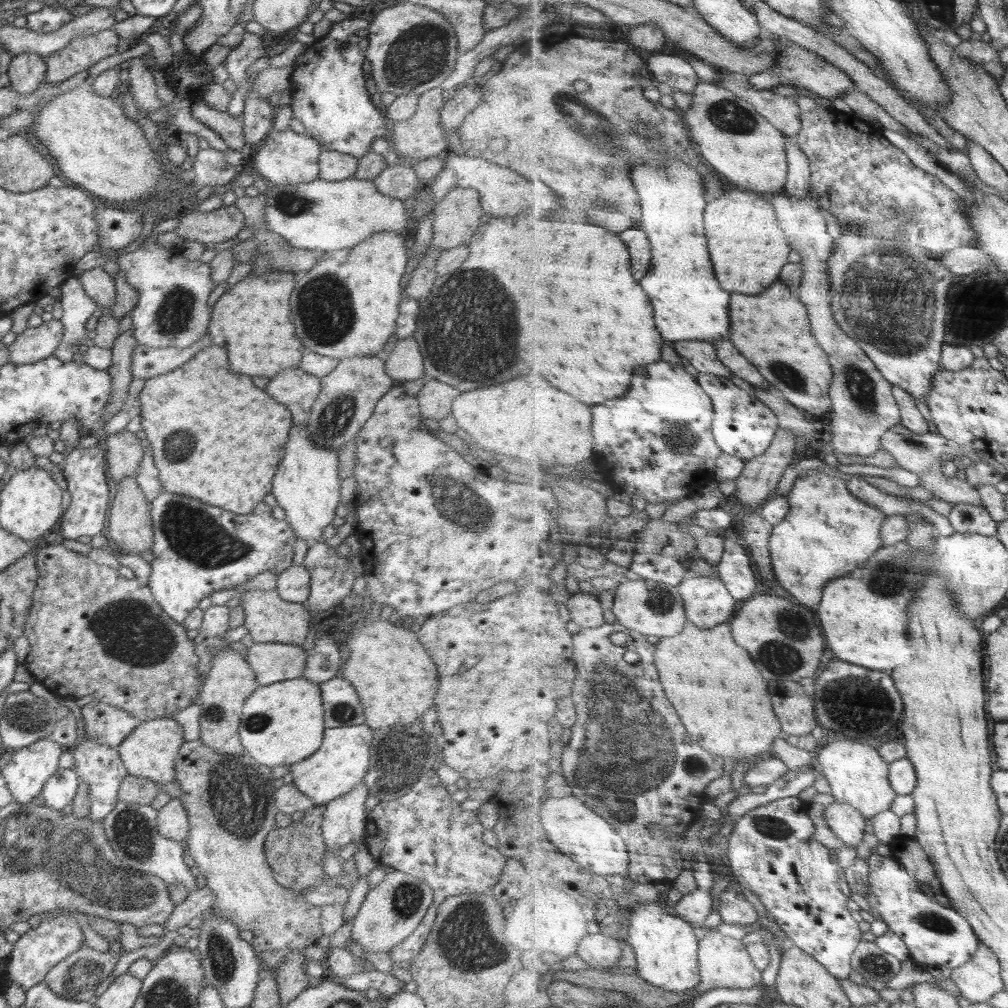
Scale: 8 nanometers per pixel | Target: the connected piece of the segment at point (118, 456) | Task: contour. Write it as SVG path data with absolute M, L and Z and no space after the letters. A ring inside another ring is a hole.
M127 429L113 435L101 435L101 438L101 445L106 451L106 467L112 476L112 481L117 484L125 476L135 478L143 457L140 439Z

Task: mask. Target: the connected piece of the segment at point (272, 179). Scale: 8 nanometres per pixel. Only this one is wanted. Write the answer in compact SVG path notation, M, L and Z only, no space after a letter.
M293 129L269 130L262 145L255 149L252 161L256 165L258 175L274 186L292 186L294 184L310 184L319 179L319 143L308 136L296 134Z

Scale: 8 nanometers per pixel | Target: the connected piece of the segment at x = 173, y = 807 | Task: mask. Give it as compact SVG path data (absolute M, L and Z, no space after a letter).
M179 798L170 799L165 806L159 809L157 827L162 836L186 842L190 832L190 823L188 813Z

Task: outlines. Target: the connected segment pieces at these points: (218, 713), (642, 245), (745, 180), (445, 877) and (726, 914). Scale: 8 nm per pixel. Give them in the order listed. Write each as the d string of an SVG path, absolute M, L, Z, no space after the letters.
M229 647L216 656L216 662L212 664L208 672L208 680L204 682L202 690L196 703L201 708L199 723L201 726L200 740L212 748L212 751L220 754L240 755L245 753L242 746L238 727L243 706L248 699L259 688L256 674L250 665L240 654Z
M634 226L622 234L626 244L632 248L632 264L634 264L632 268L636 268L636 280L642 280L650 272L654 254L651 237L642 228Z
M701 81L694 93L695 101L692 108L689 108L683 114L693 142L700 146L704 159L708 160L718 173L728 178L739 188L763 195L765 193L777 194L782 188L786 187L791 164L788 159L784 132L775 124L772 124L761 112L758 112L749 100L744 100L725 86L715 82Z
M435 768L419 777L400 798L380 801L372 810L367 810L362 840L374 860L423 880L433 890L433 905L416 930L392 947L389 955L394 962L404 964L421 951L432 930L438 905L444 900L461 894L490 893L508 857L484 844L484 831L477 812L462 811L460 804L452 800Z
M729 887L720 897L724 906L718 910L725 920L724 923L746 926L754 924L757 918L760 918L754 904L749 902L745 895L736 892L733 887Z

